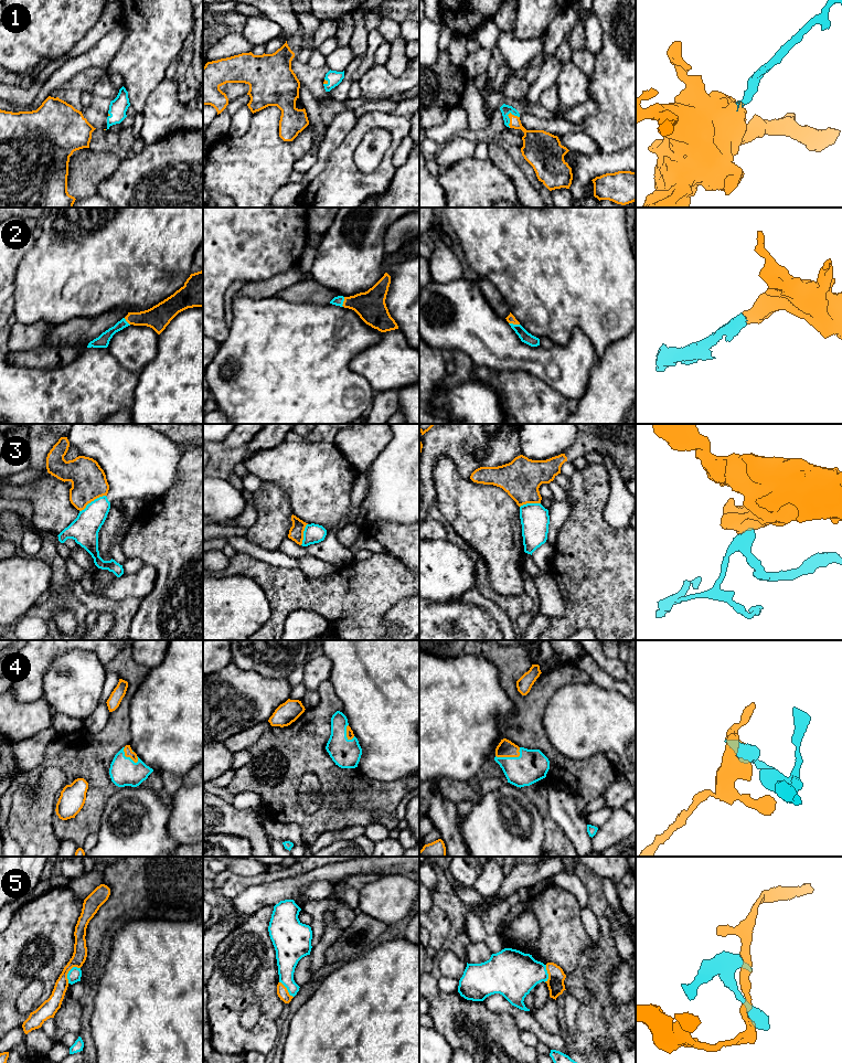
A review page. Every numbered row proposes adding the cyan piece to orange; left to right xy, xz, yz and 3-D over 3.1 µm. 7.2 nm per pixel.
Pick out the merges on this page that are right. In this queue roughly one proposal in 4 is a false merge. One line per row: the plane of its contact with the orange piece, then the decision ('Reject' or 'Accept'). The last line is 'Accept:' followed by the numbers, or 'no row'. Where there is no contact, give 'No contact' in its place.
1: Touches orange in yz. Accept
2: Touches orange in yz. Accept
3: Touches orange in xy. Reject
4: Touches orange in yz. Accept
5: Touches orange in xy. Reject
Accept: 1, 2, 4

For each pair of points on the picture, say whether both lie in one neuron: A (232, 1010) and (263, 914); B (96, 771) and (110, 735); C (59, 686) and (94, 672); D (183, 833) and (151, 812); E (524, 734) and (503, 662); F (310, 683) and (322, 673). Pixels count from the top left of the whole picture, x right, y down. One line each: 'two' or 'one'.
A: one
B: one
C: one
D: two
E: one
F: one

